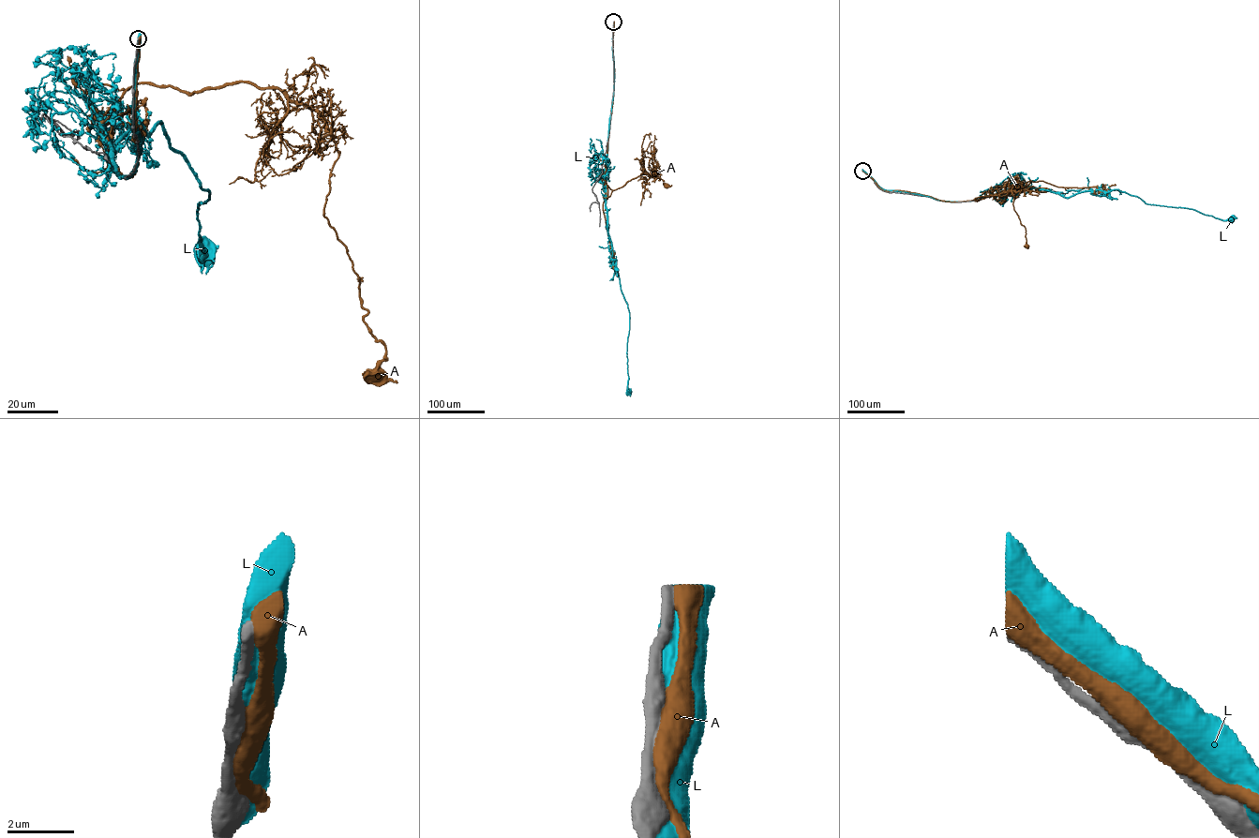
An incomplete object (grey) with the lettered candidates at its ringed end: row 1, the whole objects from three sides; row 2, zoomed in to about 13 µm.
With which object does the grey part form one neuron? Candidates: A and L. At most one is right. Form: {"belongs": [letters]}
{"belongs": []}

